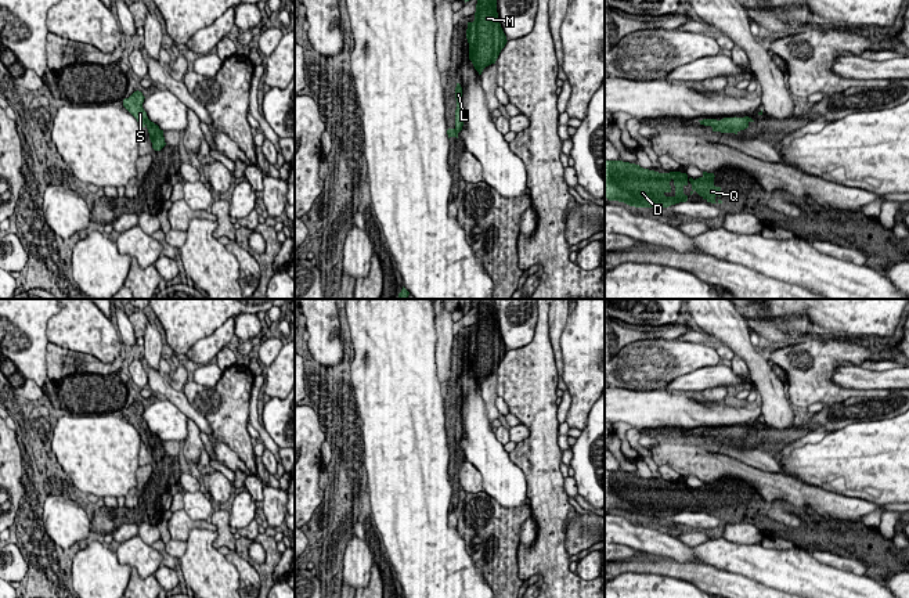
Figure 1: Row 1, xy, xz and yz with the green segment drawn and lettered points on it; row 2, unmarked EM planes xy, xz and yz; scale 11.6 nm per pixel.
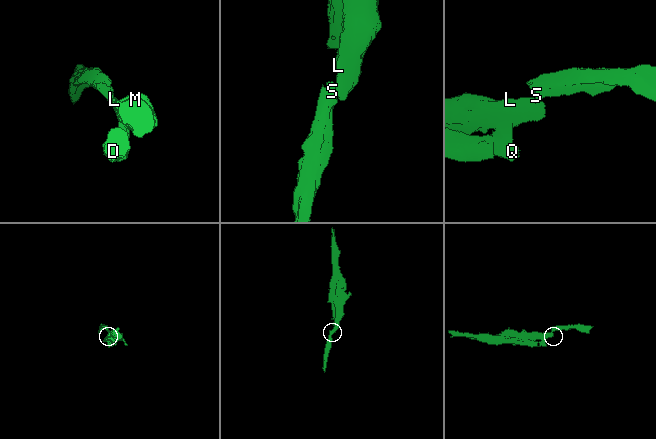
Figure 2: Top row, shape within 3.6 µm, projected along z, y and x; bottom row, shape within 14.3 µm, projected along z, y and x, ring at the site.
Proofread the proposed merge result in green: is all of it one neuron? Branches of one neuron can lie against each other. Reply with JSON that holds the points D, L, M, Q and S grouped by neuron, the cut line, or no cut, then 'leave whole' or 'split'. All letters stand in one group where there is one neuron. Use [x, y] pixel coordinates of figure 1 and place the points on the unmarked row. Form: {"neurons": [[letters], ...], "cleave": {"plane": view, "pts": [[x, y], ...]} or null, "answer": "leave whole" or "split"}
{"neurons": [["D", "L", "M", "Q", "S"]], "cleave": null, "answer": "leave whole"}

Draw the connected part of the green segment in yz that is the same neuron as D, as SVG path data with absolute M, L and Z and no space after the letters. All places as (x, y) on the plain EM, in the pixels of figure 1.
M605 471L605 508L635 518L668 518L688 511L683 497L690 493L690 505L696 501L707 512L722 514L715 509L721 497L714 496L714 487L703 482L693 490L681 482L659 483L630 472Z

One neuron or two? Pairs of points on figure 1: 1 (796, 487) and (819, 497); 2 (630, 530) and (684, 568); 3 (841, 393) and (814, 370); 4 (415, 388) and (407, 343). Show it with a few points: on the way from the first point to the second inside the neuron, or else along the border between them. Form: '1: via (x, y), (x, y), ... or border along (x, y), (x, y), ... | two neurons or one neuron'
1: via (801, 493), (814, 497) | one neuron
2: border along (670, 558), (700, 562) | two neurons
3: via (834, 392), (819, 377) | one neuron
4: via (407, 377), (407, 355) | one neuron

